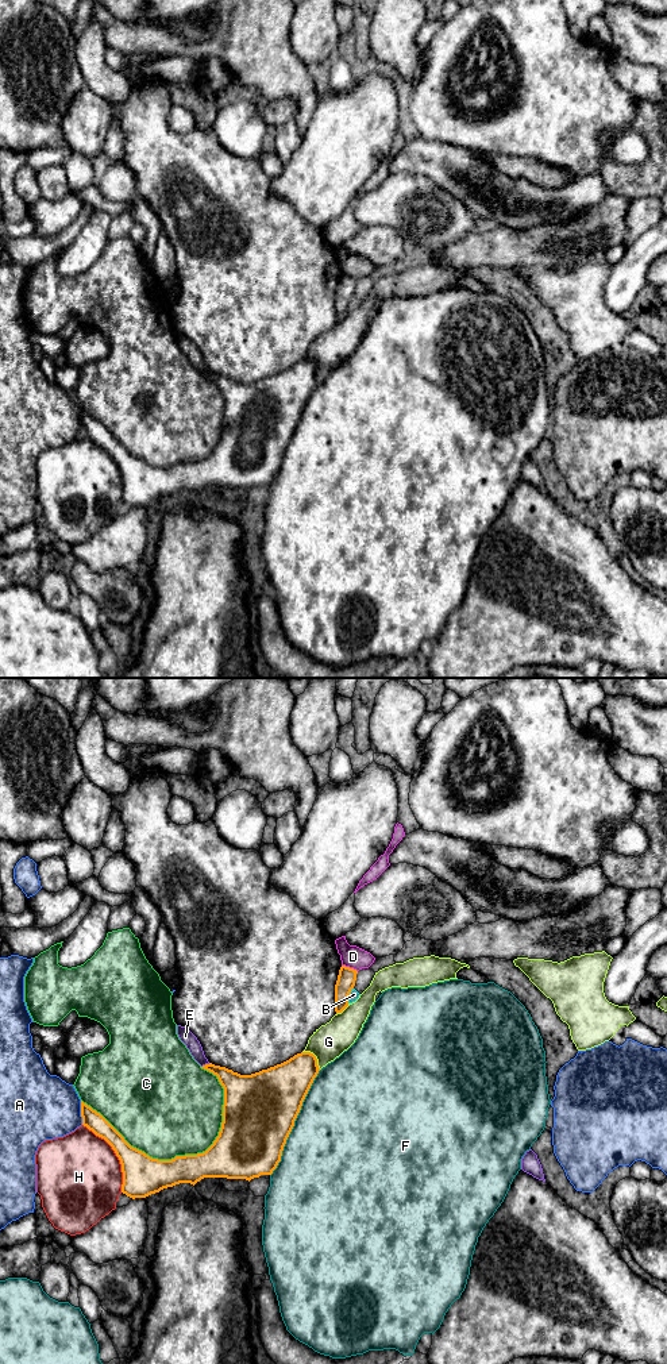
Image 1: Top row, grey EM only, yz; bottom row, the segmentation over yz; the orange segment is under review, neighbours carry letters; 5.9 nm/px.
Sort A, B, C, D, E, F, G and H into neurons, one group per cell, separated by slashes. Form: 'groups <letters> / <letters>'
groups A / B / C / D / E / F / G / H

